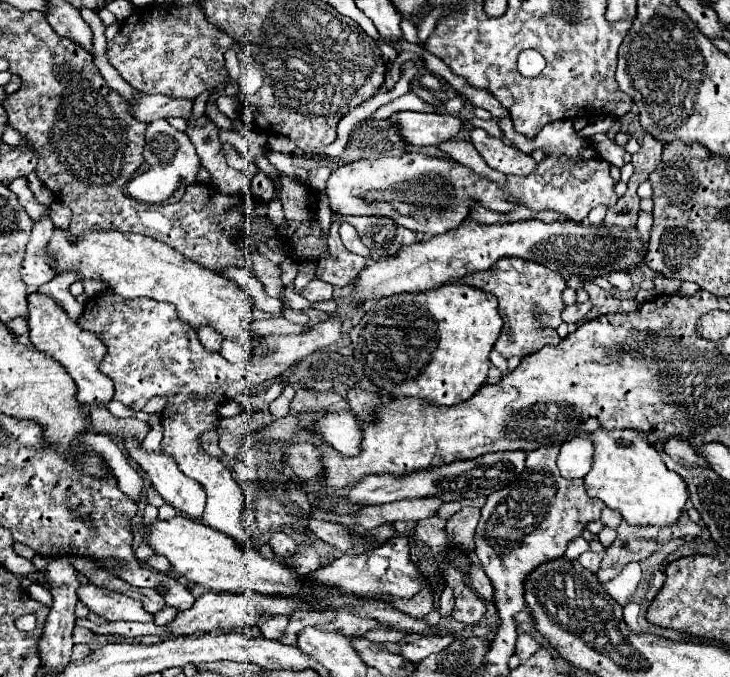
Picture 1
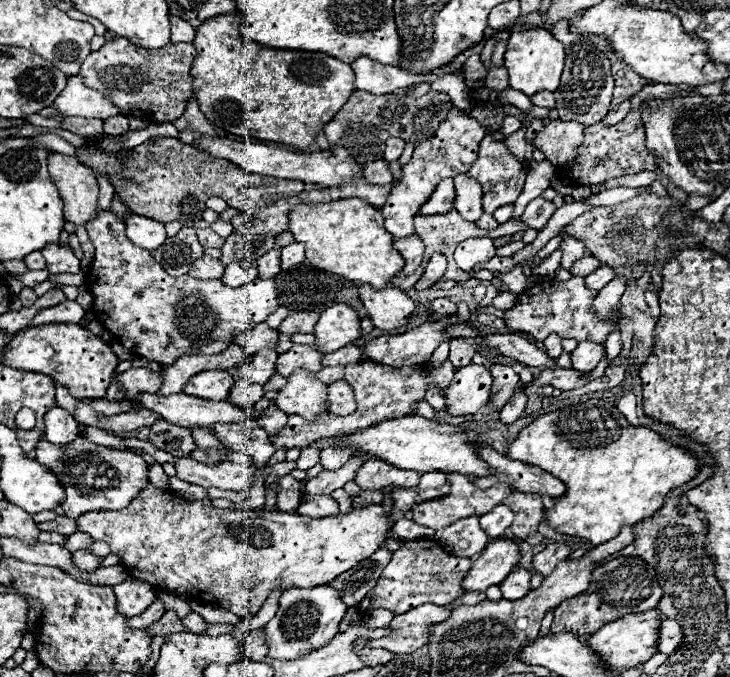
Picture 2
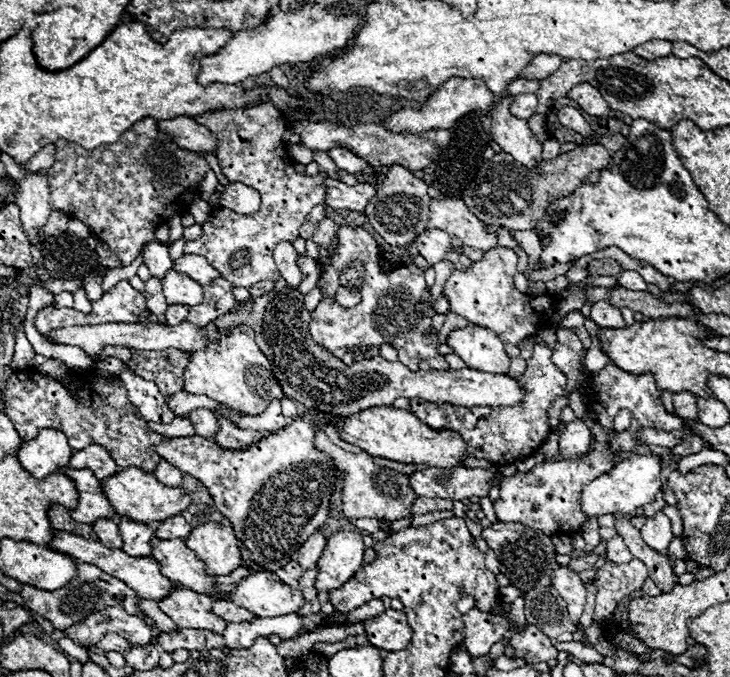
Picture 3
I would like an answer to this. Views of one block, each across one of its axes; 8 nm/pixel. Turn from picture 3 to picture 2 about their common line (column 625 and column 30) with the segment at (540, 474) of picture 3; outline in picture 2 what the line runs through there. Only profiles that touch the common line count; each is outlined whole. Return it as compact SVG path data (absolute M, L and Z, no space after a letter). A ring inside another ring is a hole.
M22 408L16 415L15 423L22 430L31 430L36 423L34 412L29 408Z

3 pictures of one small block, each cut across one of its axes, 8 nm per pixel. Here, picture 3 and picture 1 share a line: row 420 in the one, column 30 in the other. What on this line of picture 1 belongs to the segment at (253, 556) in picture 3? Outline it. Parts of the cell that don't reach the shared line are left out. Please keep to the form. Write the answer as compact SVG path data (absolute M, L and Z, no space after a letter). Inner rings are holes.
M40 292L28 294L28 324L30 324L30 342L60 362L66 372L74 378L78 386L78 402L82 406L106 406L114 396L114 384L104 376L98 366L106 354L106 346L98 340L96 334L82 330L74 320L68 318L66 310L50 296Z

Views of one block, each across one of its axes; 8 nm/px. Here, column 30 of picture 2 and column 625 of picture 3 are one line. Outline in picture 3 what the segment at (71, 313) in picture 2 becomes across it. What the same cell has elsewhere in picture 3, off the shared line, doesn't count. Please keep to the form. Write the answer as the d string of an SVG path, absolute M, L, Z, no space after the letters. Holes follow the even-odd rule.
M604 300L592 304L590 318L602 328L624 328L626 326L620 308L616 308L616 306L612 306L610 302L604 302Z

